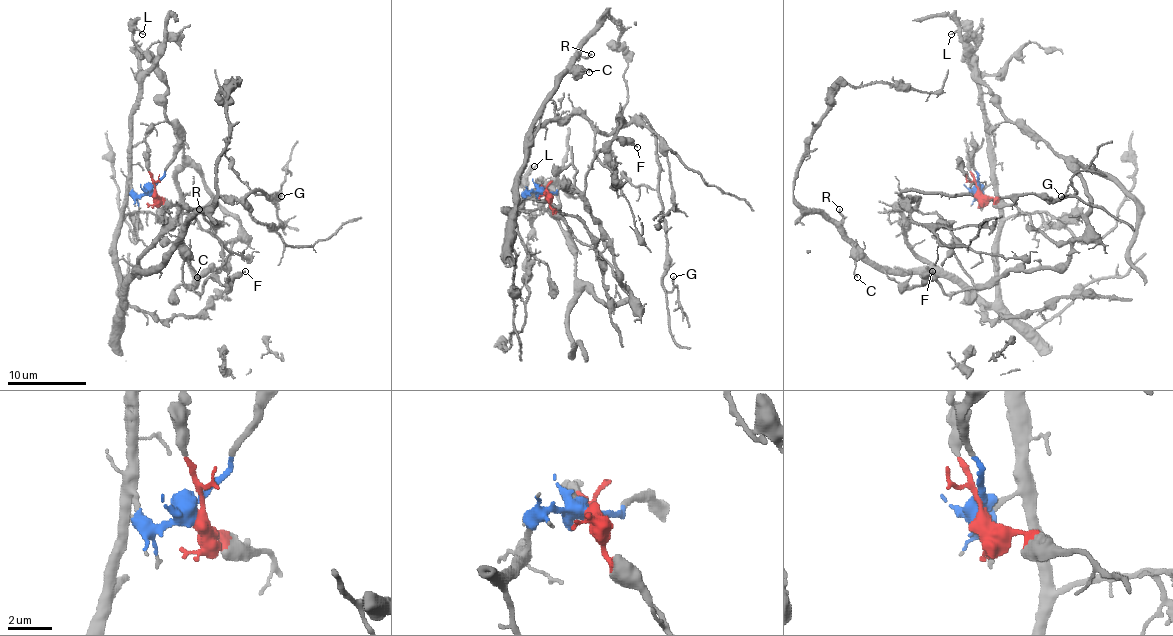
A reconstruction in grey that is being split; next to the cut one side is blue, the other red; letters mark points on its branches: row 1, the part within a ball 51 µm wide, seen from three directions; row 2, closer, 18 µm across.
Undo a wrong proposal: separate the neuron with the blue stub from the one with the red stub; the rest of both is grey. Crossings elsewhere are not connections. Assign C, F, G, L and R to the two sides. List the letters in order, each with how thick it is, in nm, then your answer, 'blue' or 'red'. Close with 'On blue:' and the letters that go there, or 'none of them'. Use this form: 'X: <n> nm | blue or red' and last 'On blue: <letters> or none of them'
C: 130 nm | blue
F: 200 nm | red
G: 120 nm | blue
L: 120 nm | red
R: 120 nm | blue
On blue: C, G, R

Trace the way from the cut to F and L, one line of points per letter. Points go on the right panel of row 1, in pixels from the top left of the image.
F: (978, 191), (1017, 207), (1053, 243), (1069, 243), (1071, 256), (948, 294), (933, 278), (925, 284), (933, 270)
L: (978, 191), (1017, 207), (1053, 243), (1085, 233), (1081, 177), (1004, 114), (972, 35), (950, 33)

